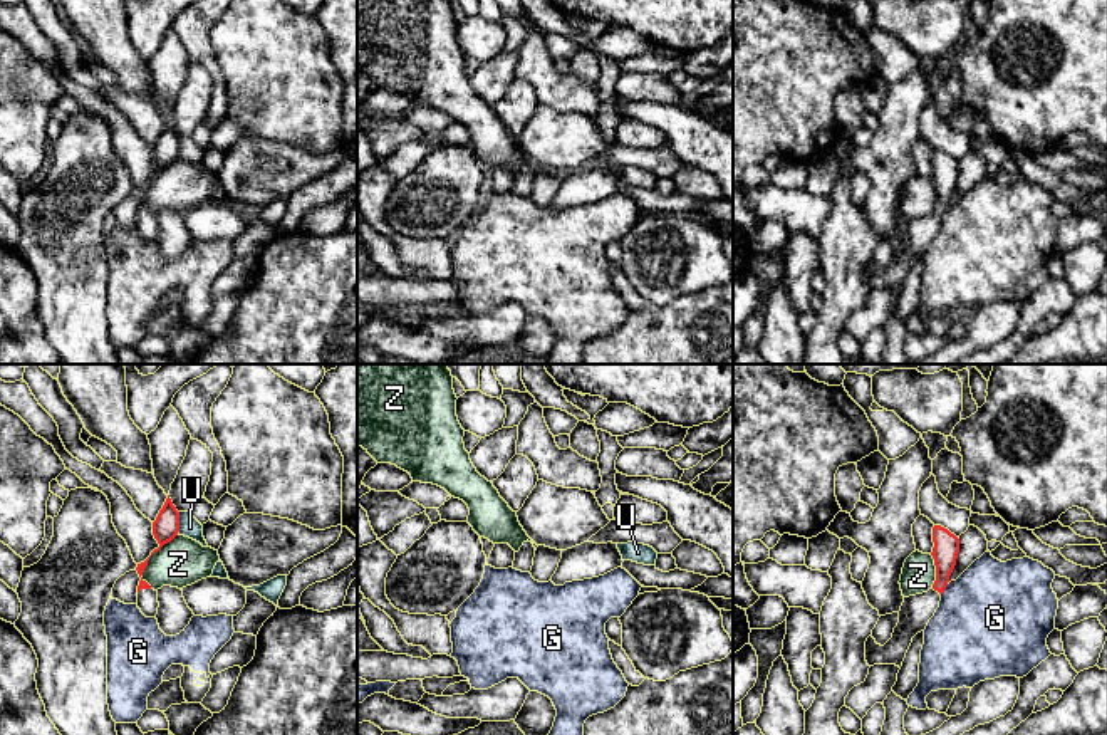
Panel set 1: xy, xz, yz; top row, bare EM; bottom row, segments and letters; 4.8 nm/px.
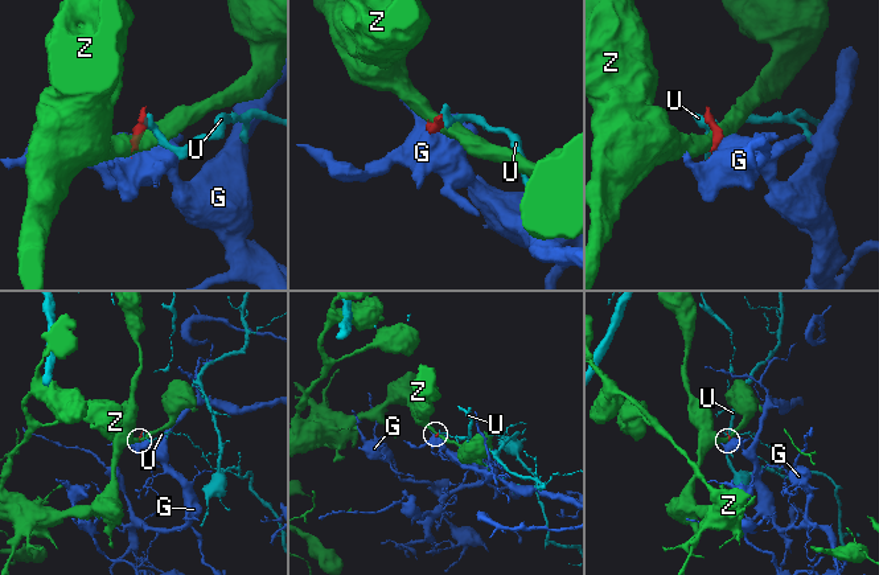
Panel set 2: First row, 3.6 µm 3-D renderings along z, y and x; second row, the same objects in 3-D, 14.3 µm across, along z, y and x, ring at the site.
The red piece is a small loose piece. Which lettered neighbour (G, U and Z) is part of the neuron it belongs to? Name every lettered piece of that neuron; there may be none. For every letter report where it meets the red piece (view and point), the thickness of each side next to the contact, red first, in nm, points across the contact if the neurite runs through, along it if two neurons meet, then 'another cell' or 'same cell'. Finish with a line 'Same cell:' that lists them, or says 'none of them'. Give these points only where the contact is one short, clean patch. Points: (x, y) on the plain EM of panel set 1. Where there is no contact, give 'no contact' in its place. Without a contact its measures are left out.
G: meets red in yz at (945, 212); 130 nm thick on the red side, 480 nm on the other; border along yz (948, 208), (941, 218); another cell
U: meets red in xy at (178, 146); 130 nm thick on the red side, 100 nm on the other; border along xy (180, 136), (180, 153), (176, 156); another cell
Z: meets red in xy at (148, 183); 130 nm thick on the red side, 220 nm on the other; border along xy (178, 158), (150, 182), (141, 200), (150, 212); another cell
Same cell: none of them

